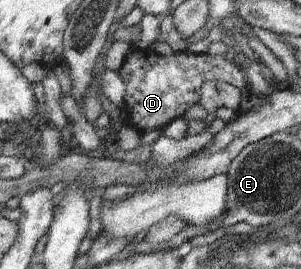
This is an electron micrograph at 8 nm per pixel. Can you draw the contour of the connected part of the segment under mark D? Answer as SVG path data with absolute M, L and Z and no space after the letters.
M133 49L117 70L126 85L122 107L127 111L125 123L132 125L140 134L150 133L178 118L184 119L186 111L199 103L201 87L209 81L226 82L238 89L246 85L246 74L241 67L231 63L225 54L195 54L190 51L174 52L163 57L150 49Z

